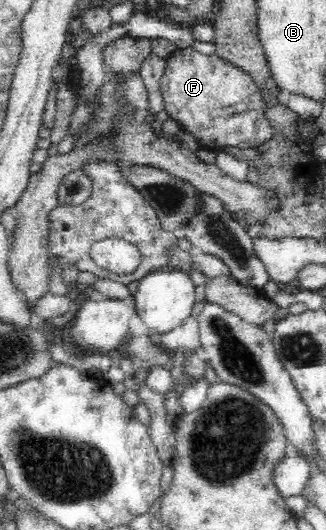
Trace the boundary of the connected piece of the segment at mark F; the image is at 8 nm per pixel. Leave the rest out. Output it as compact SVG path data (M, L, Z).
M193 47L176 49L165 61L165 74L159 83L164 109L181 129L191 132L201 148L247 149L273 137L261 88L247 73L223 61L216 53L205 55Z

